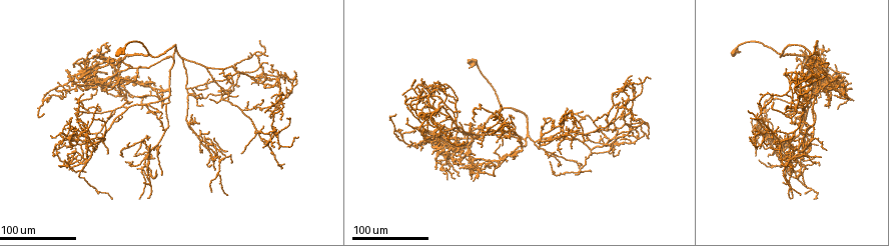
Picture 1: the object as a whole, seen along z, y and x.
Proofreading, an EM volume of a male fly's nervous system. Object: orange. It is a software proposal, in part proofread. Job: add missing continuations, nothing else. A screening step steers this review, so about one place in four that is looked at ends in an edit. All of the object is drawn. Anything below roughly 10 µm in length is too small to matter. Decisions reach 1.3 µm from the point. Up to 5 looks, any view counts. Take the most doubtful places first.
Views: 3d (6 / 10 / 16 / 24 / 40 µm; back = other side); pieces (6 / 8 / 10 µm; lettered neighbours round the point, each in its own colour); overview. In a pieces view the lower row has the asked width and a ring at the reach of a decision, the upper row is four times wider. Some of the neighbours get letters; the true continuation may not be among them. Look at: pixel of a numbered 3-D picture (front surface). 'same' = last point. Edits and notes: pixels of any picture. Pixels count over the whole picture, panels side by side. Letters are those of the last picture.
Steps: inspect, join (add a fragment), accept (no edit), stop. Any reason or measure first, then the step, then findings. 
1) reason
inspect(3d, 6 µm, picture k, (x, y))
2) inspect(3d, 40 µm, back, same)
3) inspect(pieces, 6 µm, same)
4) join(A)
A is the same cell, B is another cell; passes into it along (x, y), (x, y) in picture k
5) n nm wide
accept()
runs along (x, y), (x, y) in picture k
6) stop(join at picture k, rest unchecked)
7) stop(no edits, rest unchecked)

tapers out
inspect(3d, 24 µm, picture 1, (90, 118))

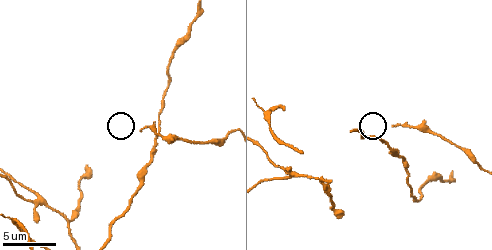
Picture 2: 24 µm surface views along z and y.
inspect(pieces, 8 µm, picture 2, (394, 124))

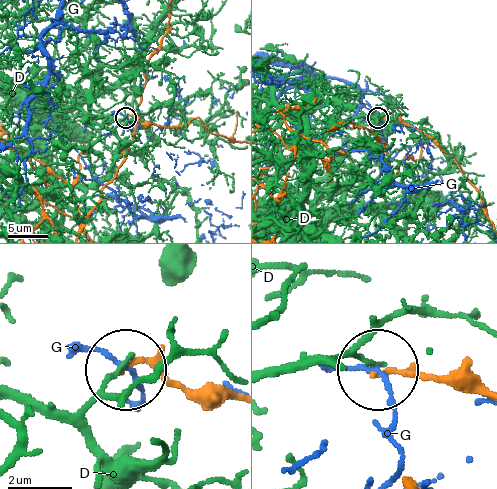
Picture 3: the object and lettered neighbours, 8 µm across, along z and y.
accept()
D and G are other cells; runs along (485, 396), (375, 374) in picture 3; no lettered fragment goes on from it

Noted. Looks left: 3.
branch stops here
inspect(3d, 40 µm, picture 1, (811, 88))

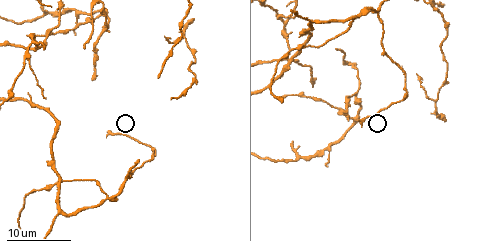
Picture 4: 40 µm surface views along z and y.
see the neighbours
inspect(pieces, 8 µm, picture 4, (363, 125))

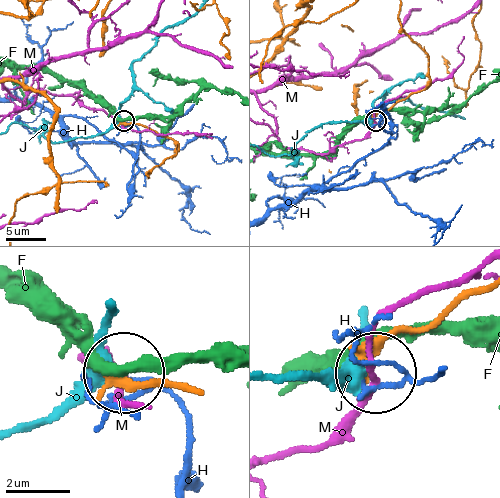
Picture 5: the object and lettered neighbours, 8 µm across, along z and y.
210 nm wide
accept()
F, H, J and M are other cells; no lettered fragment goes on from it

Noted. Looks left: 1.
stop(no edits, rest unchecked)

